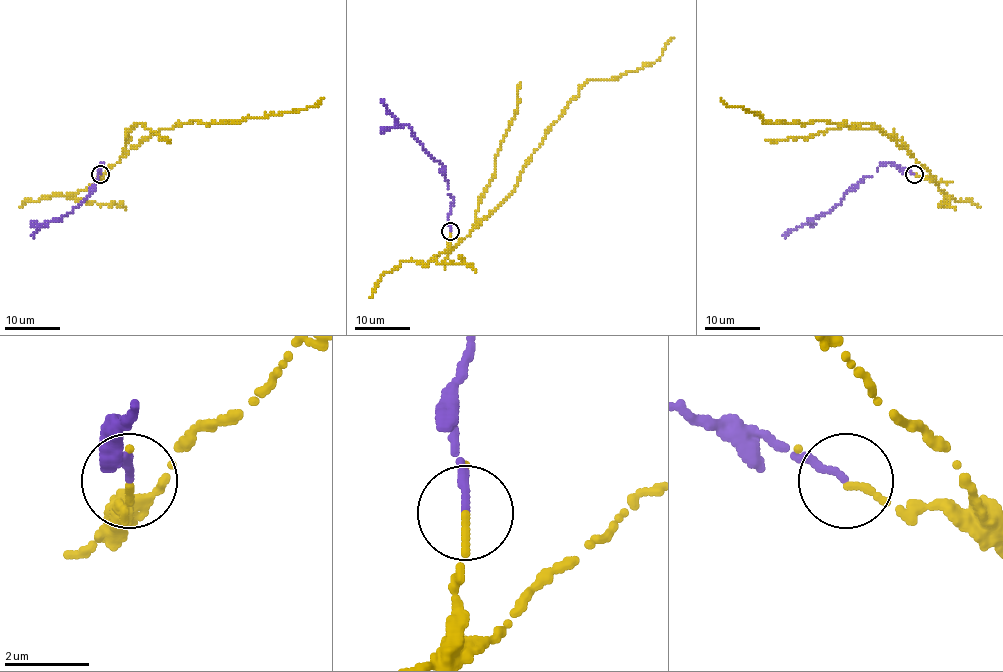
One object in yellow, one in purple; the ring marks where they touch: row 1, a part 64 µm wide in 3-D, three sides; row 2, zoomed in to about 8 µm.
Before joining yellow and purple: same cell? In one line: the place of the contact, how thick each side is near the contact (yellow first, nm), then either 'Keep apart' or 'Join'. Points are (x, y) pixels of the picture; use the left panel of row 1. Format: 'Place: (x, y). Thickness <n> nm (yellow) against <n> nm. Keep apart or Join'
Place: (100, 174). Thickness 140 nm (yellow) against 180 nm. Keep apart

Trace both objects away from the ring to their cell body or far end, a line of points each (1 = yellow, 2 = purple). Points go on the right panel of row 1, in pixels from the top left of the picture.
1: (914, 174), (931, 174), (882, 131), (826, 121), (765, 123), (763, 117), (728, 107), (720, 99)
2: (914, 174), (882, 163), (871, 177), (864, 177), (850, 188), (829, 212), (808, 219), (783, 235)

